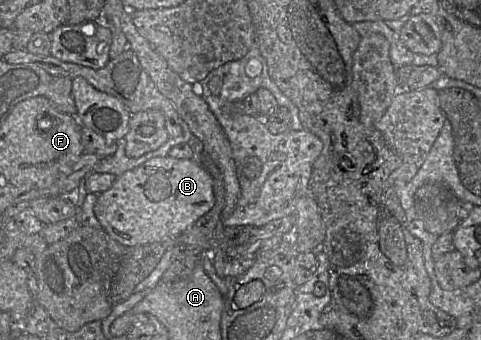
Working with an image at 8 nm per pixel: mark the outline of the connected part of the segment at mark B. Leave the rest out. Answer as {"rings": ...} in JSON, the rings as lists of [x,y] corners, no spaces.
{"rings":[[[165,156],[117,177],[111,188],[98,195],[94,210],[109,236],[131,248],[176,238],[214,204],[214,179],[199,162]]]}

